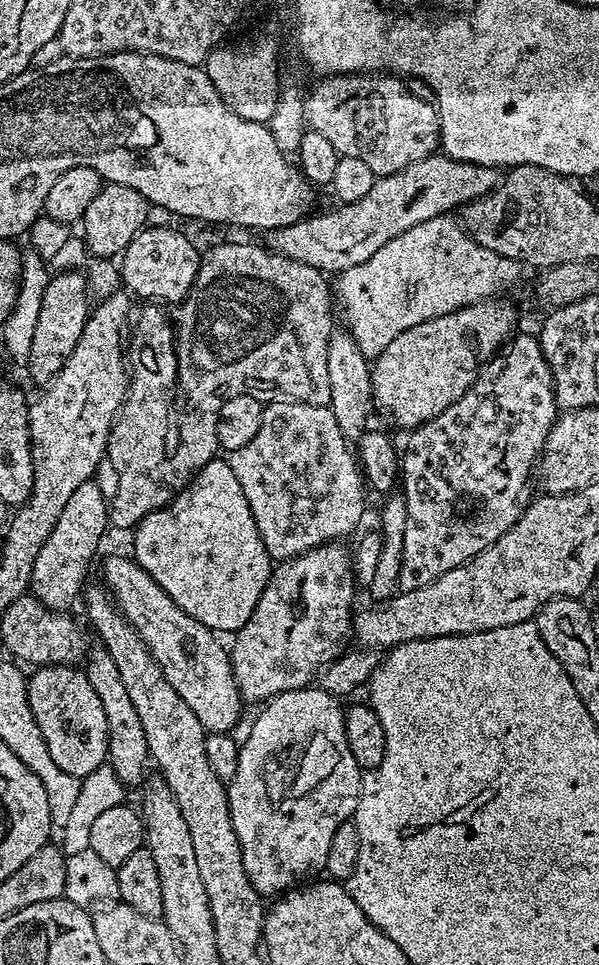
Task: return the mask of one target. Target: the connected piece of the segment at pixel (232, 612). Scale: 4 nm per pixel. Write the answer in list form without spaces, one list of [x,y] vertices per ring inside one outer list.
[[[217,458],[206,462],[206,466],[202,466],[202,470],[176,495],[176,499],[167,508],[159,508],[157,512],[146,517],[141,524],[136,525],[134,535],[136,535],[136,553],[134,553],[136,563],[144,567],[146,574],[150,574],[150,578],[154,578],[154,582],[158,582],[158,586],[162,586],[166,594],[170,594],[170,598],[174,598],[174,602],[182,606],[186,614],[190,614],[190,618],[202,622],[202,626],[211,628],[217,634],[225,634],[224,632],[235,634],[242,626],[246,626],[250,614],[254,614],[254,606],[258,606],[258,598],[262,598],[262,590],[266,582],[272,576],[274,564],[258,534],[258,526],[254,522],[250,502],[246,502],[246,494],[242,494],[242,486],[238,486],[238,478],[234,478],[234,470],[227,459]]]

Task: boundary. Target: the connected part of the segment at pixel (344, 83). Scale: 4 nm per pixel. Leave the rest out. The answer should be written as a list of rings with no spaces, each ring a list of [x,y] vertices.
[[[349,74],[319,82],[304,97],[307,127],[329,139],[340,156],[366,162],[377,178],[394,174],[440,148],[440,114],[435,103],[408,92],[399,75]]]

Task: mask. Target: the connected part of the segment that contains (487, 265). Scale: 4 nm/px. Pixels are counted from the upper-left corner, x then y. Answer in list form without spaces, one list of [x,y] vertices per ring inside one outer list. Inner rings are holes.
[[[451,215],[430,218],[398,238],[390,238],[374,258],[362,262],[362,266],[350,266],[350,270],[339,273],[334,280],[334,288],[340,291],[340,308],[344,311],[346,329],[353,336],[354,342],[367,358],[375,358],[402,330],[418,326],[418,322],[430,322],[442,314],[450,314],[459,308],[477,304],[479,300],[495,297],[503,288],[508,288],[522,272],[518,261],[502,258],[494,250],[486,250],[464,231],[459,223],[452,221]]]

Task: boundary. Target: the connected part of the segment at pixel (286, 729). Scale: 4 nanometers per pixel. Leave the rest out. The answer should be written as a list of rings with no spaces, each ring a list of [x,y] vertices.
[[[318,686],[283,692],[261,707],[264,709],[240,744],[238,770],[226,784],[230,822],[234,822],[234,834],[238,834],[242,866],[246,866],[246,874],[261,898],[279,897],[305,878],[323,873],[334,830],[356,815],[362,769],[350,754],[344,729],[346,708],[340,704],[337,697]]]

